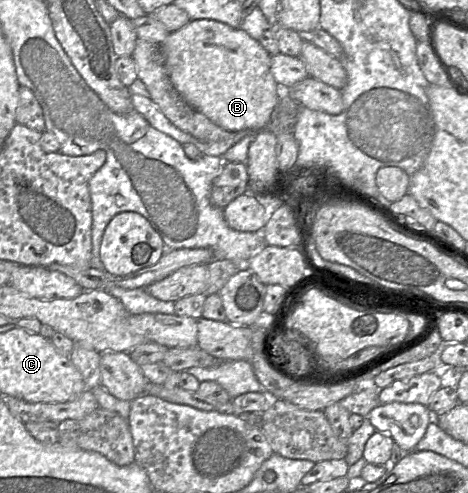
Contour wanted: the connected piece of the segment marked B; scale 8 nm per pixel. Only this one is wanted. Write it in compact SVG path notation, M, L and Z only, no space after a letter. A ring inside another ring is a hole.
M212 19L191 20L181 29L170 32L160 44L160 48L167 74L176 91L186 103L204 114L213 123L228 131L263 130L268 125L272 112L279 102L278 83L271 72L271 55L262 47L258 40L252 38L247 32L241 28L233 28L225 23Z

